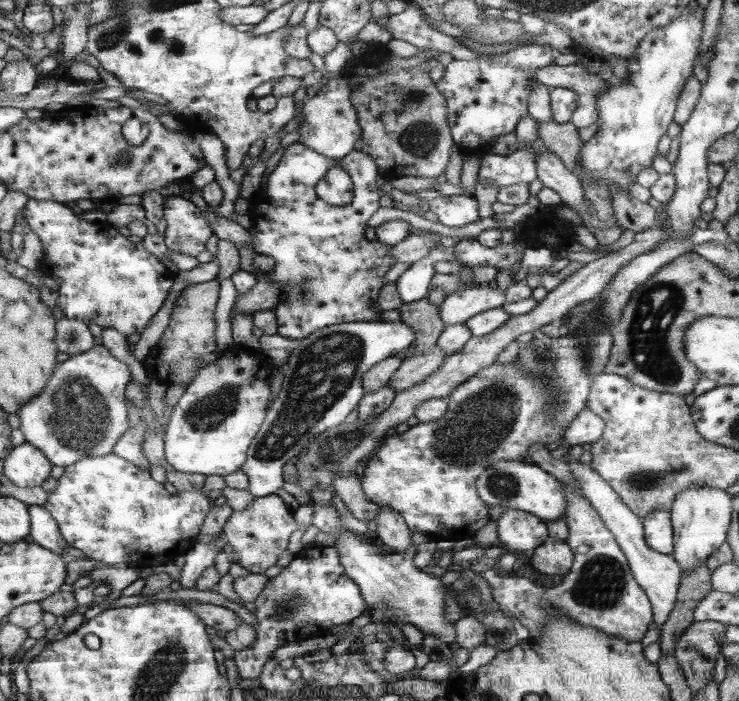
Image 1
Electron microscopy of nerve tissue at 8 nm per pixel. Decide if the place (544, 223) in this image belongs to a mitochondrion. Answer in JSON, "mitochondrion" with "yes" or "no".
{"mitochondrion":"no"}

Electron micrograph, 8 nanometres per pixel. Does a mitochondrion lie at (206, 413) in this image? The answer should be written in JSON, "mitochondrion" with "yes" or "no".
{"mitochondrion":"yes"}

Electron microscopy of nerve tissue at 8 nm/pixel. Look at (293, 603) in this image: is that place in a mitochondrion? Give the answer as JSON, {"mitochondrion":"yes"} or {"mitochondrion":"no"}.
{"mitochondrion":"yes"}

